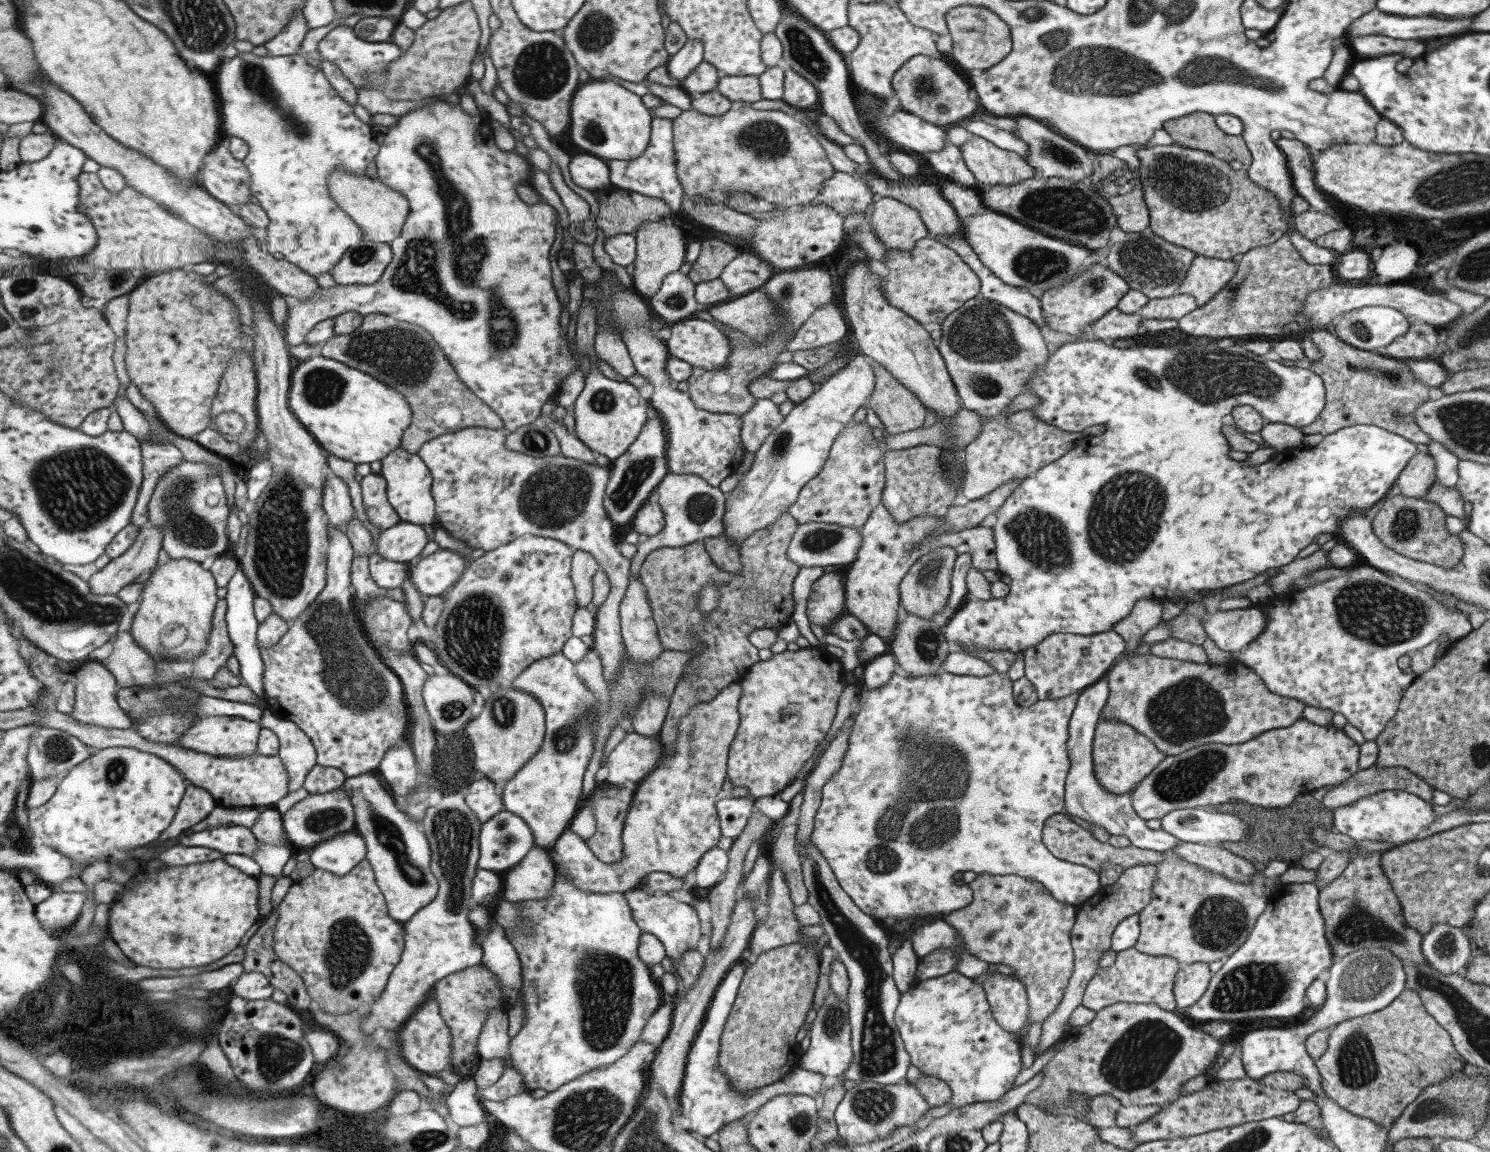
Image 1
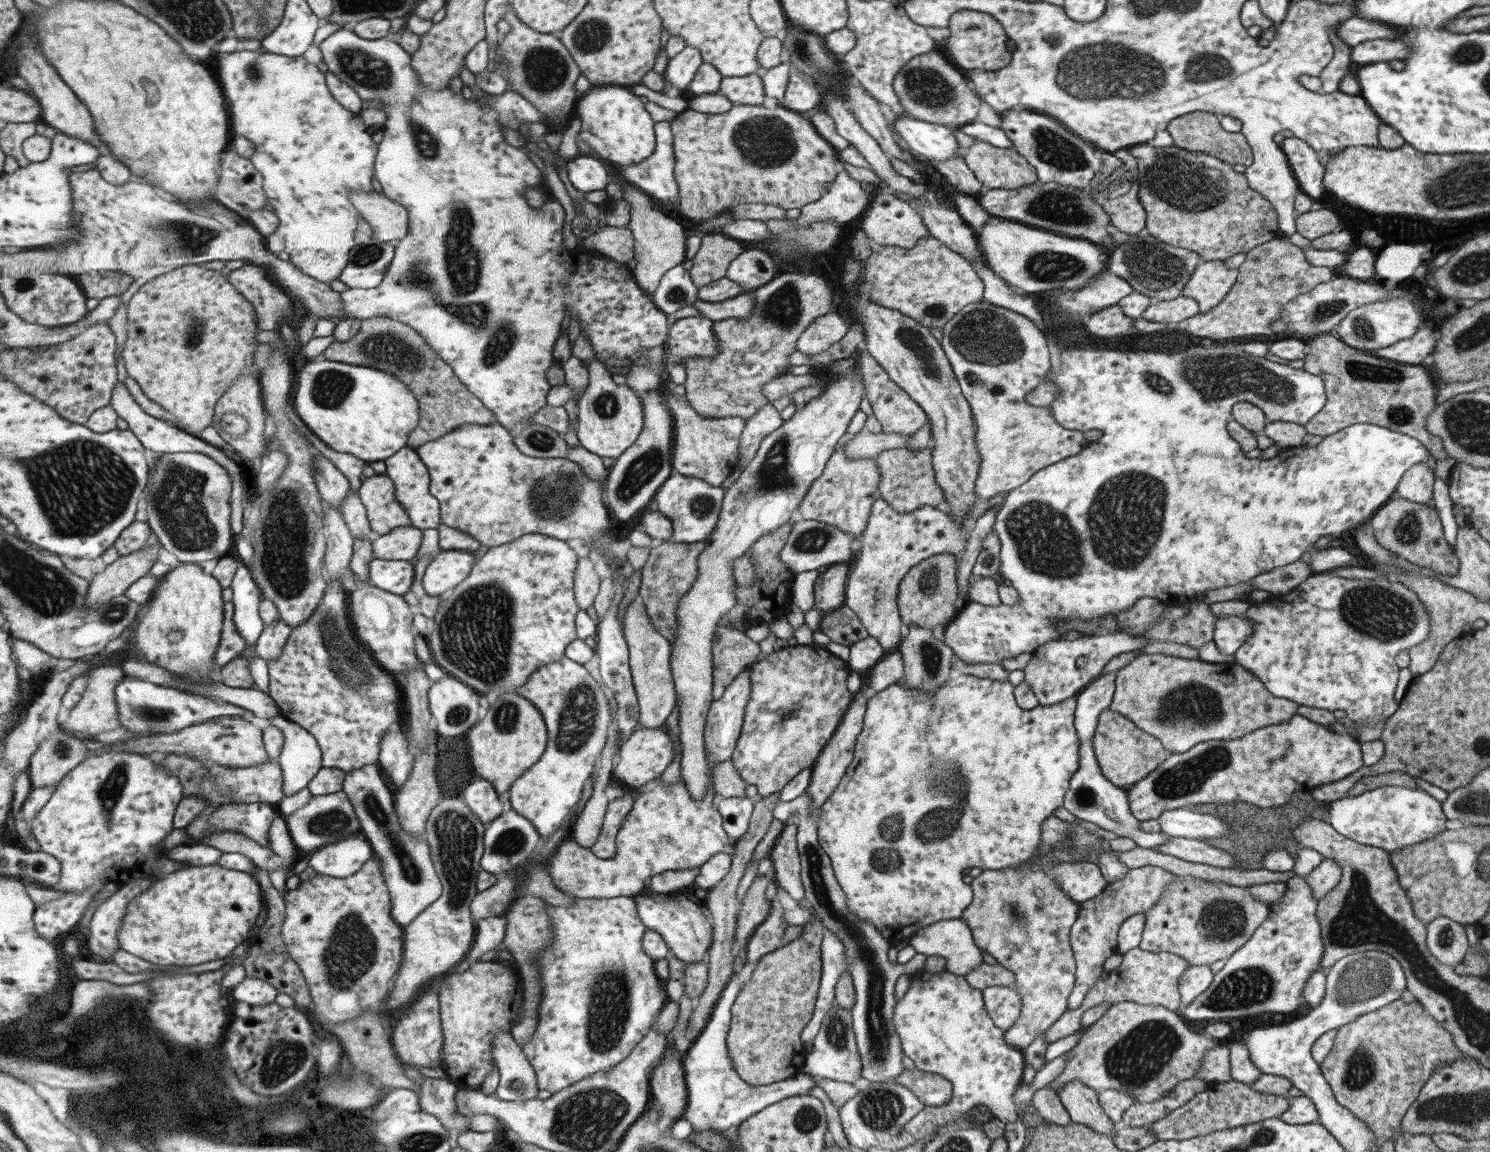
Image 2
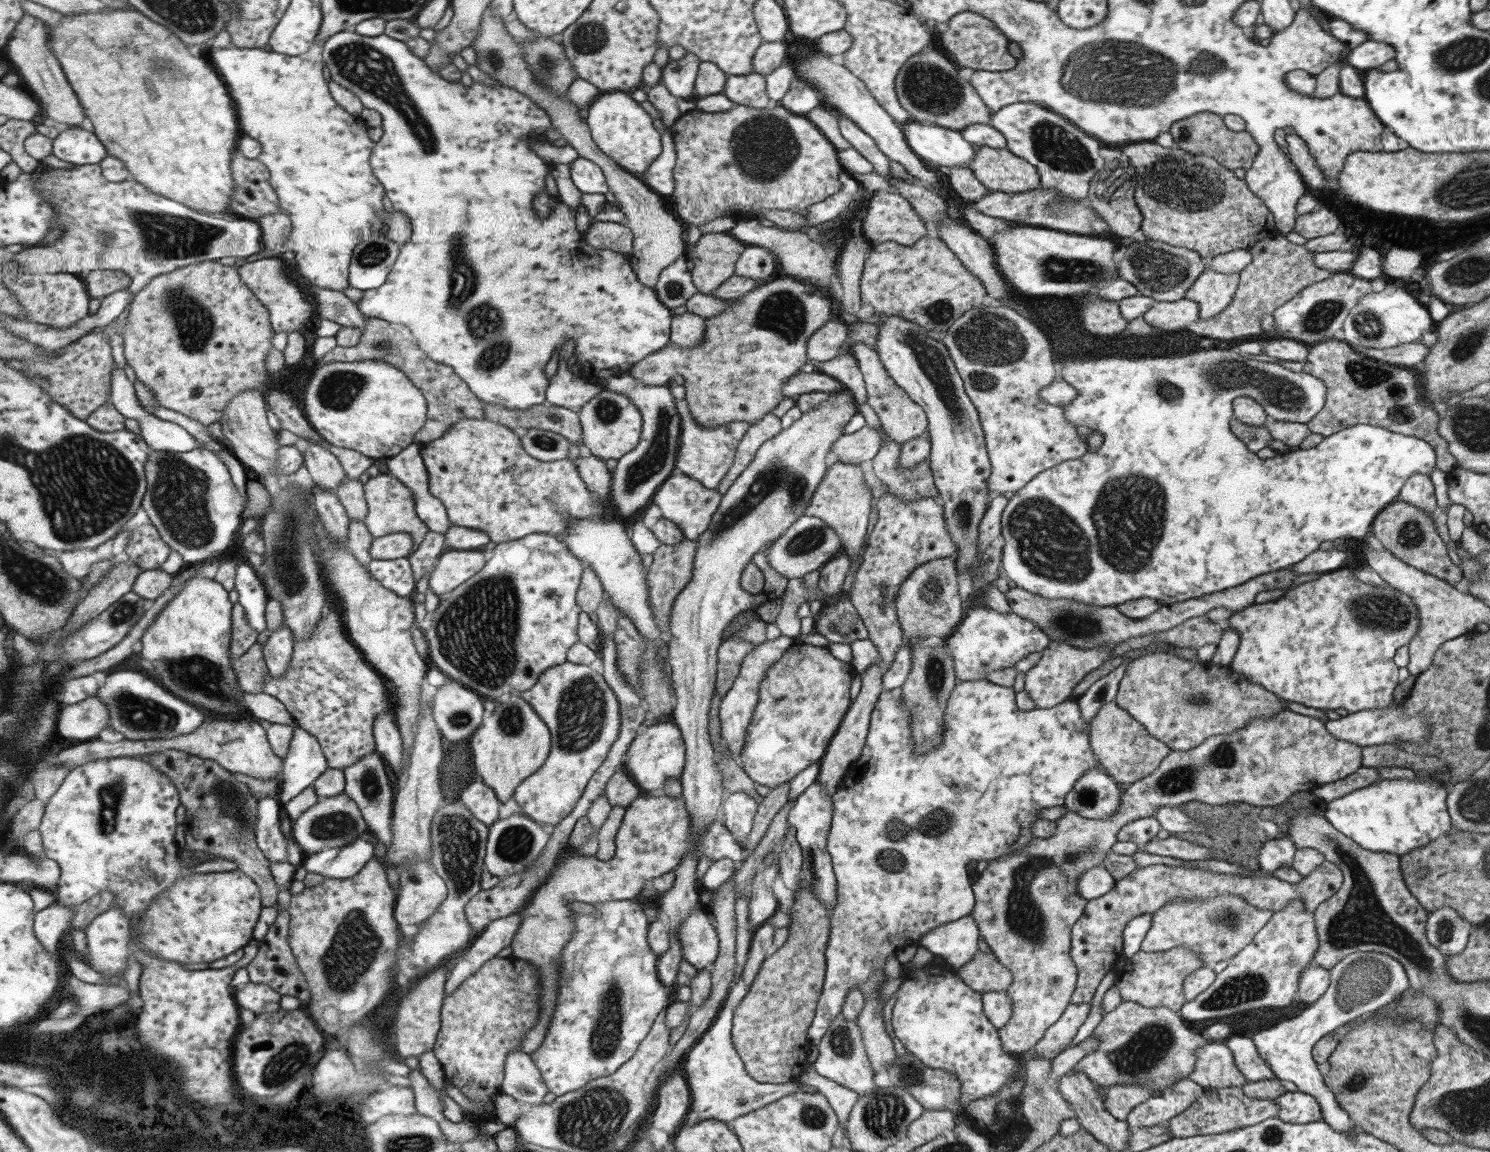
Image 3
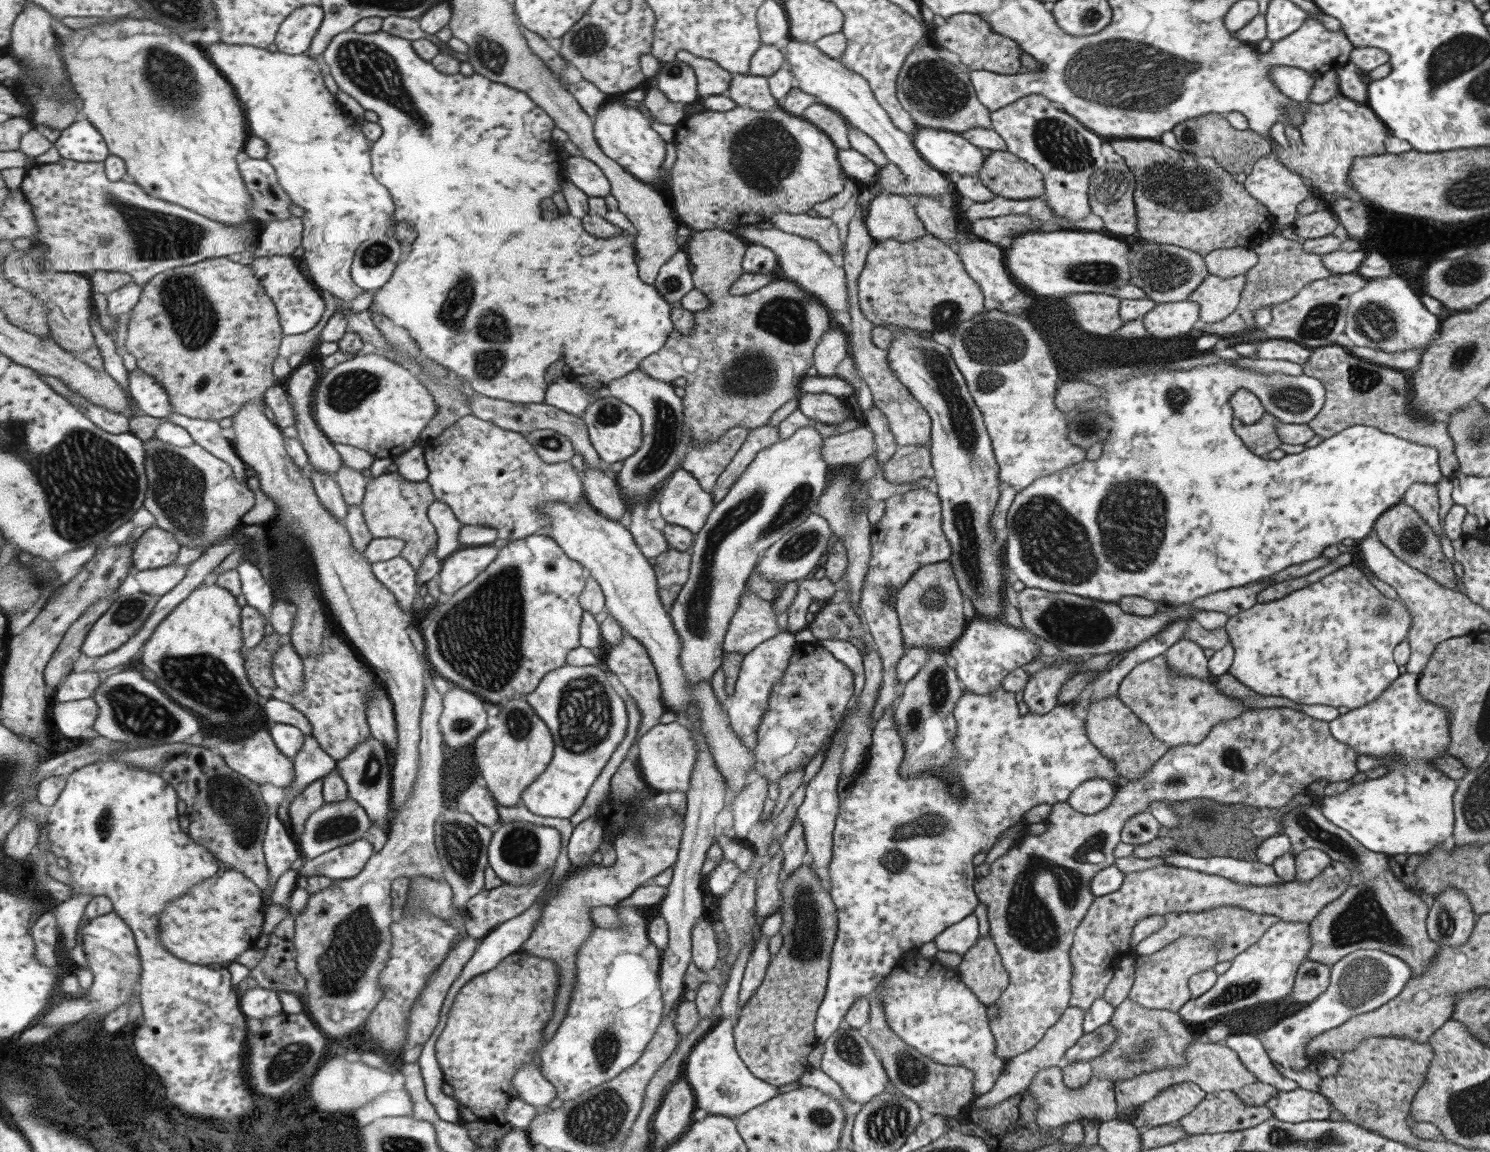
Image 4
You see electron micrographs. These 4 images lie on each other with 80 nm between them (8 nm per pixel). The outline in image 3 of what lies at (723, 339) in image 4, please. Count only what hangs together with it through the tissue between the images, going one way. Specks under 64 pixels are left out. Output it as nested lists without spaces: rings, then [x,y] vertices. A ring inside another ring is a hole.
[[[730,232],[703,233],[696,245],[689,251],[689,259],[694,263],[692,277],[700,293],[713,295],[715,291],[736,274],[738,258],[747,245]],[[775,276],[746,293],[739,302],[735,299],[735,304],[725,314],[707,318],[707,334],[700,345],[682,347],[669,344],[642,363],[635,364],[631,374],[636,381],[653,386],[670,385],[677,375],[684,376],[689,412],[701,427],[715,429],[738,420],[748,426],[756,424],[784,399],[782,384],[805,365],[807,339],[831,318],[830,302],[829,295],[802,280]]]

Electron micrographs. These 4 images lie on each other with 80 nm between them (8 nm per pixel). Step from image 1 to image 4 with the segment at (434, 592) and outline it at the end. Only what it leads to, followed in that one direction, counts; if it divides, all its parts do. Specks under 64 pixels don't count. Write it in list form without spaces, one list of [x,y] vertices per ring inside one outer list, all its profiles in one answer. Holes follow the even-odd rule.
[[[489,545],[462,548],[441,562],[434,582],[445,596],[453,595],[486,572],[499,553],[500,550]]]

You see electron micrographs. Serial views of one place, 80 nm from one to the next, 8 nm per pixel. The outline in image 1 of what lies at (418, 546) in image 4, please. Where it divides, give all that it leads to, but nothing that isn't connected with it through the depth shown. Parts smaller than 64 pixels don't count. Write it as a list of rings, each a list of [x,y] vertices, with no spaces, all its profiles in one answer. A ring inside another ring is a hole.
[[[371,473],[363,477],[362,495],[368,519],[382,531],[402,522],[388,497],[388,482],[382,474]]]

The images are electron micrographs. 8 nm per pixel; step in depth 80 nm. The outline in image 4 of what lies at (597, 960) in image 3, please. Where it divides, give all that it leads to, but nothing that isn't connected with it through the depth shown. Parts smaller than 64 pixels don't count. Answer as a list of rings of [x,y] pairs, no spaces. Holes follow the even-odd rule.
[[[615,906],[615,910],[621,914],[623,918],[624,926],[618,926],[618,928],[605,929],[597,927],[594,928],[594,932],[588,942],[579,949],[578,952],[578,976],[579,982],[577,988],[573,987],[575,996],[572,996],[569,1012],[563,1020],[560,1029],[555,1033],[555,1036],[546,1043],[546,1046],[541,1051],[541,1070],[545,1075],[545,1078],[552,1082],[558,1090],[558,1098],[563,1100],[575,1100],[578,1096],[583,1096],[586,1092],[590,1092],[600,1086],[603,1083],[609,1083],[611,1080],[618,1078],[622,1072],[628,1070],[632,1066],[638,1064],[641,1057],[645,1055],[648,1050],[648,1046],[656,1032],[660,1028],[660,1024],[664,1019],[664,998],[662,993],[662,953],[659,947],[654,945],[654,942],[650,939],[648,932],[648,924],[650,923],[642,914],[642,911],[634,908],[633,906]]]

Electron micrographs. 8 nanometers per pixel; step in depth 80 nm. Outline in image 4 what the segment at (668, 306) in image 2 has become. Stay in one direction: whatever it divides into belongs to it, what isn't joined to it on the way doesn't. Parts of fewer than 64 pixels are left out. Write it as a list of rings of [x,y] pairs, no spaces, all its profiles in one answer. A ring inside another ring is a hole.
[[[686,250],[676,252],[662,267],[654,284],[669,303],[681,302],[696,287]]]

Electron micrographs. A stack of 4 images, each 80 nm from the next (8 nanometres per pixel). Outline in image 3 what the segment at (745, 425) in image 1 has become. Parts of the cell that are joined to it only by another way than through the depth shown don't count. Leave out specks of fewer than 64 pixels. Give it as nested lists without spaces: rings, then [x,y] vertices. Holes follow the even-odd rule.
[[[768,412],[758,423],[748,426],[740,442],[736,462],[725,475],[723,482],[718,486],[718,491],[723,495],[733,486],[743,469],[754,459],[756,450],[765,441],[774,438],[781,431],[780,419]]]

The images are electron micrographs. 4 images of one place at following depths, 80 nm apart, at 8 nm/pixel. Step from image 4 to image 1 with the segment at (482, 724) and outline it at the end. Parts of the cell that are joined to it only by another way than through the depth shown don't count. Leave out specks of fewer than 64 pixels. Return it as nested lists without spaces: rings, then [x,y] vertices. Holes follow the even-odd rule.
[[[455,674],[429,675],[423,694],[437,731],[459,732],[474,719],[475,689]],[[451,710],[455,712],[455,718],[451,716]]]

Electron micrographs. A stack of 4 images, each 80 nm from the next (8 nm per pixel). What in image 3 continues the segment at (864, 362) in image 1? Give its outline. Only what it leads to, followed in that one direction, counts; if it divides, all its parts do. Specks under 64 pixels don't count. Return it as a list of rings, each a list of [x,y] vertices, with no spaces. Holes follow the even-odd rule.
[[[847,388],[830,393],[829,400],[818,404],[815,408],[803,412],[787,429],[782,429],[774,438],[765,441],[756,450],[754,459],[743,469],[741,476],[722,496],[722,504],[714,514],[709,530],[698,538],[697,554],[694,560],[693,580],[681,591],[674,604],[670,618],[669,634],[670,654],[668,664],[672,668],[672,680],[677,698],[676,708],[672,715],[673,721],[683,731],[687,747],[687,764],[683,771],[682,788],[687,801],[687,809],[694,821],[695,837],[707,833],[710,824],[722,816],[722,806],[726,798],[723,788],[722,766],[715,762],[715,748],[709,738],[709,712],[718,682],[719,651],[725,640],[723,630],[743,612],[743,572],[751,556],[778,538],[783,531],[794,523],[805,510],[816,486],[821,482],[827,469],[826,454],[831,443],[842,435],[842,429],[850,416],[858,412],[858,406]]]

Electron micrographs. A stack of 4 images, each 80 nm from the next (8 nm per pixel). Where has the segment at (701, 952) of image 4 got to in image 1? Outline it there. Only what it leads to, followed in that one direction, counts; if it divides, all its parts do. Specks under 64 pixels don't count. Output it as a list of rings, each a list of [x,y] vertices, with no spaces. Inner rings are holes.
[[[642,886],[623,892],[634,912],[635,921],[644,933],[654,934],[663,942],[667,957],[674,960],[681,958],[688,950],[697,950],[697,944],[703,940],[703,933],[709,931],[709,921],[695,910],[694,903],[679,902],[677,898],[665,892],[647,892]]]

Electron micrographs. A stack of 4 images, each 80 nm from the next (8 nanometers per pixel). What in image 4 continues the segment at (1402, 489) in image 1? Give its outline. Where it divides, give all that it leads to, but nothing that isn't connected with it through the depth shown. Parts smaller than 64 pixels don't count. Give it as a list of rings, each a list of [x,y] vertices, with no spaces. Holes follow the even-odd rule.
[[[1412,482],[1411,486],[1403,493],[1401,502],[1412,508],[1437,536],[1444,532],[1437,513],[1437,489],[1435,484]]]

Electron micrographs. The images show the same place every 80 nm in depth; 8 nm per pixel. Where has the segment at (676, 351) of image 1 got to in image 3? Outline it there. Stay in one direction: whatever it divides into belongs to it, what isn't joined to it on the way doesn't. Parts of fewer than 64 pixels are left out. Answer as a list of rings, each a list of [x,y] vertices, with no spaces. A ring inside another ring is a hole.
[[[687,311],[673,317],[671,344],[696,347],[707,334],[707,318]]]

